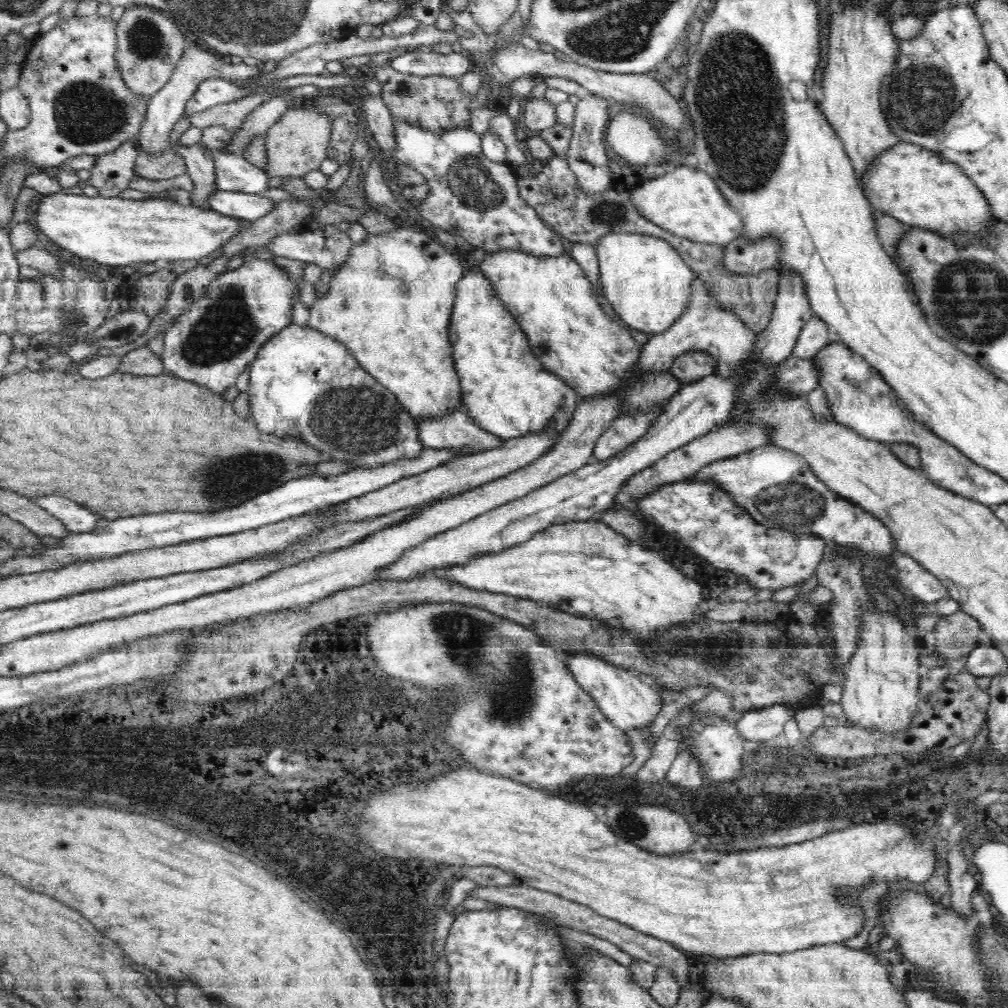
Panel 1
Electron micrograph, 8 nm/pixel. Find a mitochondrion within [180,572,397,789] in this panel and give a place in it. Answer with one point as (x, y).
(347, 712)

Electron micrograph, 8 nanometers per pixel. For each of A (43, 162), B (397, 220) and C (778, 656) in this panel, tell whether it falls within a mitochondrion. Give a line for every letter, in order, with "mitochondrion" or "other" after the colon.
A: other
B: other
C: mitochondrion

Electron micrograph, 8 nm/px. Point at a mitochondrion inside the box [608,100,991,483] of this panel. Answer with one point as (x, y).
(855, 386)

